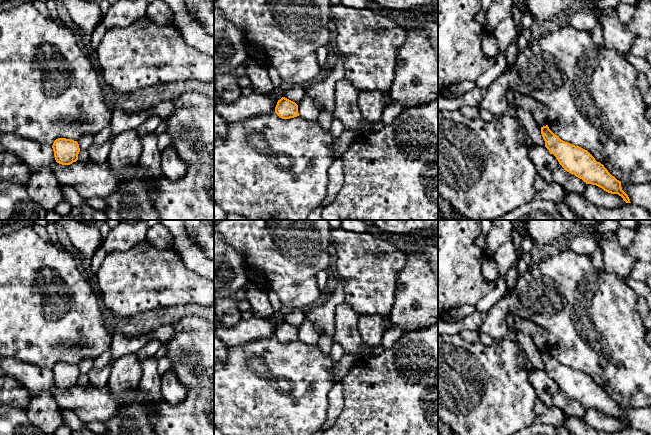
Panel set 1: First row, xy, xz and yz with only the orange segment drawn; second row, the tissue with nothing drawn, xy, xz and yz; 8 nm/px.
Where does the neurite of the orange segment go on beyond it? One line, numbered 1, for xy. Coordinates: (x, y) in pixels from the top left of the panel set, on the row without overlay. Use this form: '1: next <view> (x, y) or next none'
1: next none

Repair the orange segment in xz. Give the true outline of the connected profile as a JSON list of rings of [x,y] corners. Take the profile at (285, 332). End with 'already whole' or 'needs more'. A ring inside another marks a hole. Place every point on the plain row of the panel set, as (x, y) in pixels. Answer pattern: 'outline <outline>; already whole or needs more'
outline [[[282,321],[277,326],[275,337],[282,343],[297,341],[299,340],[298,329],[289,323]]]; already whole

